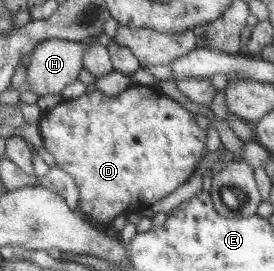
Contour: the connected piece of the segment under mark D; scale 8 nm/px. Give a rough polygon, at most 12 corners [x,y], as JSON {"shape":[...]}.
{"shape":[[160,90],[41,109],[78,209],[111,224],[188,182],[206,132]]}

